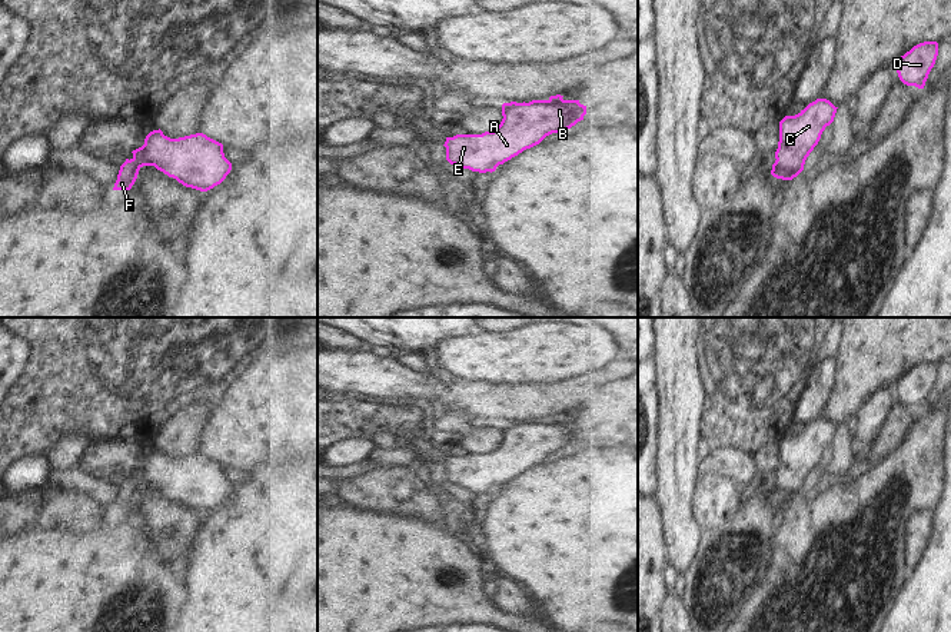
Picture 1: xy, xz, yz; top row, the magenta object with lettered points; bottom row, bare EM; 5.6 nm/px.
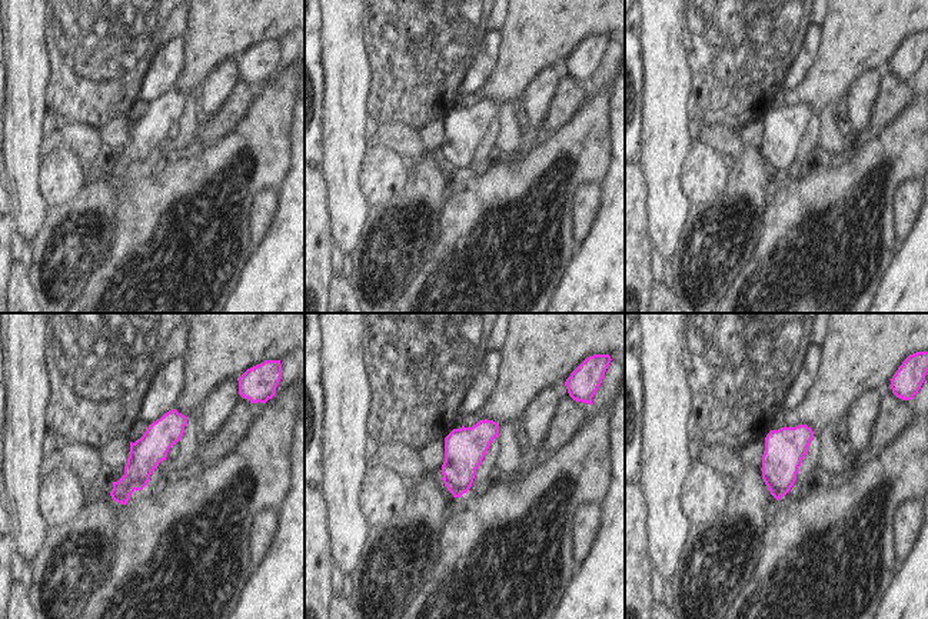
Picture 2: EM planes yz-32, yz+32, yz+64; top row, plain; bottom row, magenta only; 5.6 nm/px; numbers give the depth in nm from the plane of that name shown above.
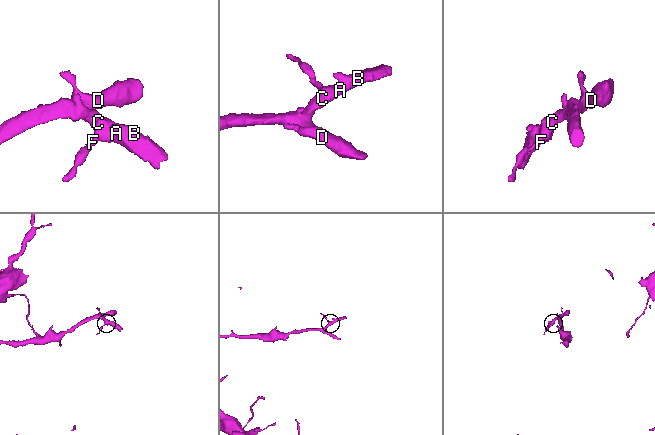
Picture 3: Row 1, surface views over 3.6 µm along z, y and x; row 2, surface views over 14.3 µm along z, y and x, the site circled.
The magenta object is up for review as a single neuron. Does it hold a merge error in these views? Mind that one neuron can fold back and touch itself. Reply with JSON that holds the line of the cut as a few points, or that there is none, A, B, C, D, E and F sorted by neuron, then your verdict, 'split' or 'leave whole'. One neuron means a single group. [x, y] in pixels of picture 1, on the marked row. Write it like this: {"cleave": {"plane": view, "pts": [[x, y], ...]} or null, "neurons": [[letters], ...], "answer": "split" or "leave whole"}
{"cleave": null, "neurons": [["A", "B", "C", "D", "E", "F"]], "answer": "leave whole"}

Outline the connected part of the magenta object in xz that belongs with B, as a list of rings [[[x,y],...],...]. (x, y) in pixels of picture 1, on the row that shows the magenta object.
[[[551,96],[548,100],[532,100],[529,103],[503,103],[502,122],[493,132],[482,134],[456,134],[446,137],[446,160],[462,169],[486,173],[495,172],[499,164],[511,160],[526,149],[539,144],[546,136],[552,133],[562,133],[578,122],[583,120],[586,106],[579,100],[563,100],[563,96]]]

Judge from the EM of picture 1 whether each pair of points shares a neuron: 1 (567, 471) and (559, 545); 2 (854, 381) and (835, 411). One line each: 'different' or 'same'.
1: same
2: same

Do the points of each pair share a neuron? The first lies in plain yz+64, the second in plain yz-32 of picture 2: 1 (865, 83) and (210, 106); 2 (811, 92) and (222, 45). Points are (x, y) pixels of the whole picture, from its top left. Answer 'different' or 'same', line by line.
1: same
2: same

